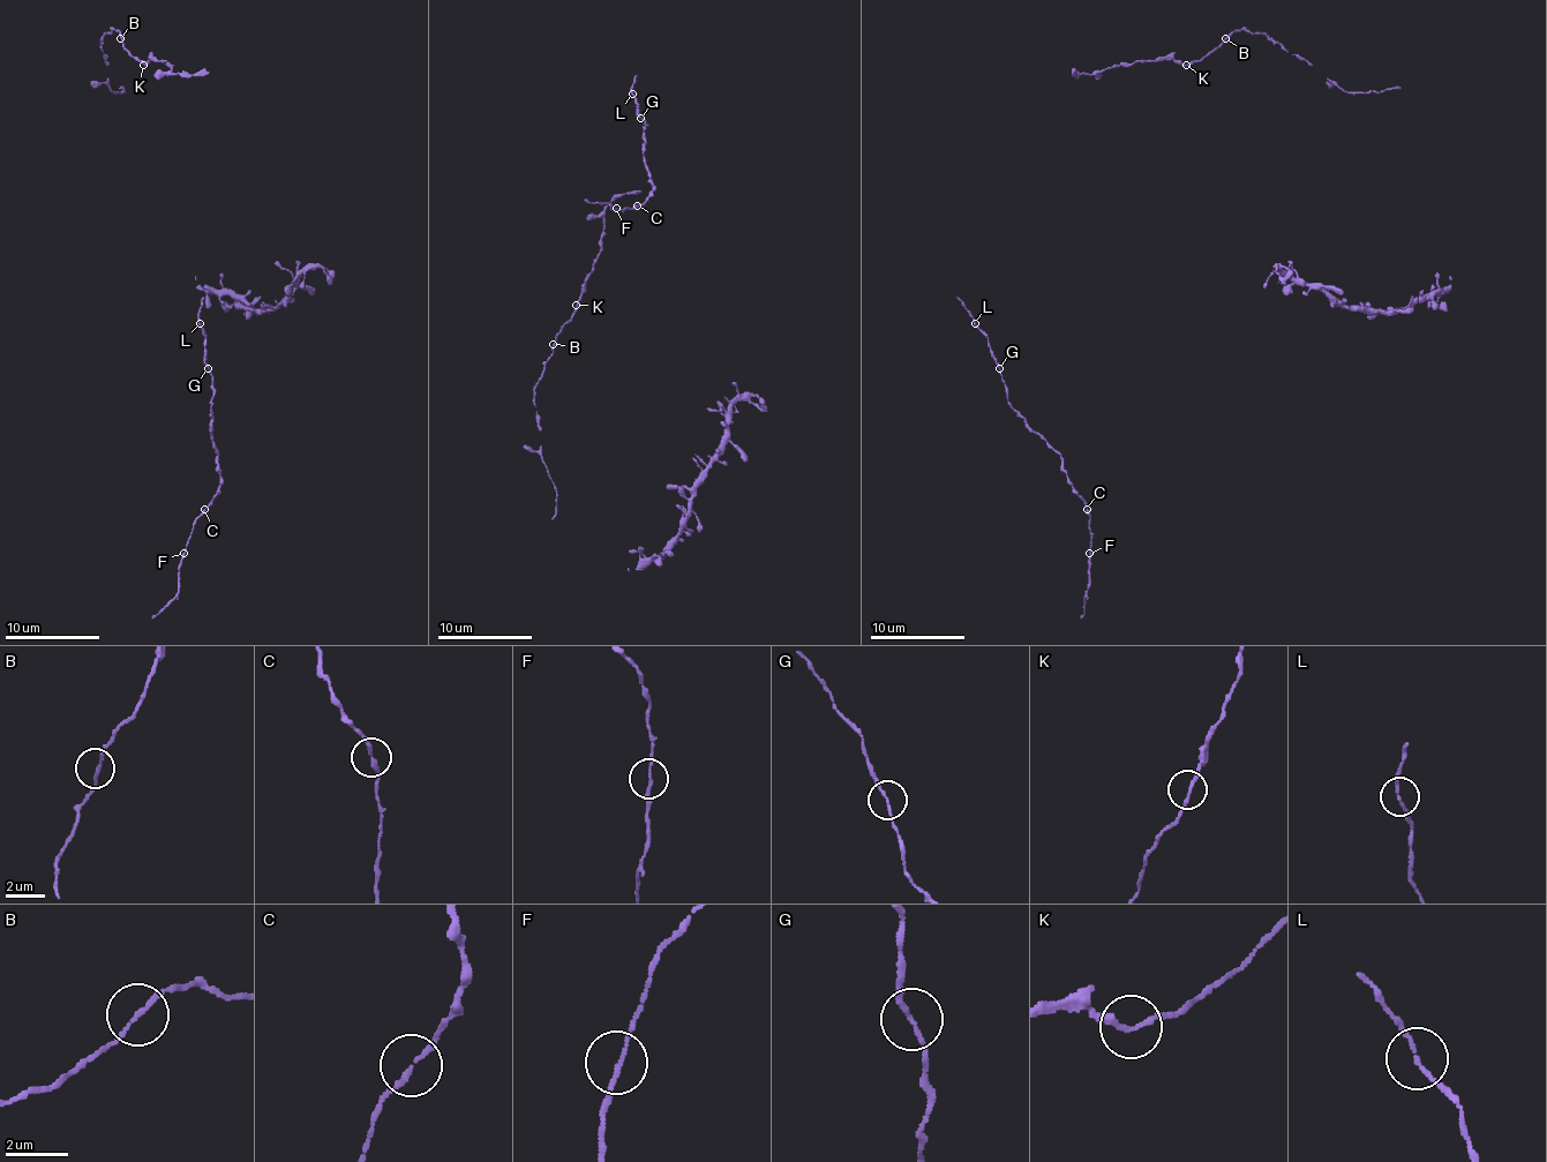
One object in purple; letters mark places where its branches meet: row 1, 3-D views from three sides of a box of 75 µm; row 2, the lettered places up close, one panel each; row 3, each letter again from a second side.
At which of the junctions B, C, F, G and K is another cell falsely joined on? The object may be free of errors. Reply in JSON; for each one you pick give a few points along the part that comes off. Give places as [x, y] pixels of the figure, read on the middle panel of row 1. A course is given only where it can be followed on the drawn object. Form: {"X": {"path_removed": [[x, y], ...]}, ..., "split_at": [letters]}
{"split_at": []}

